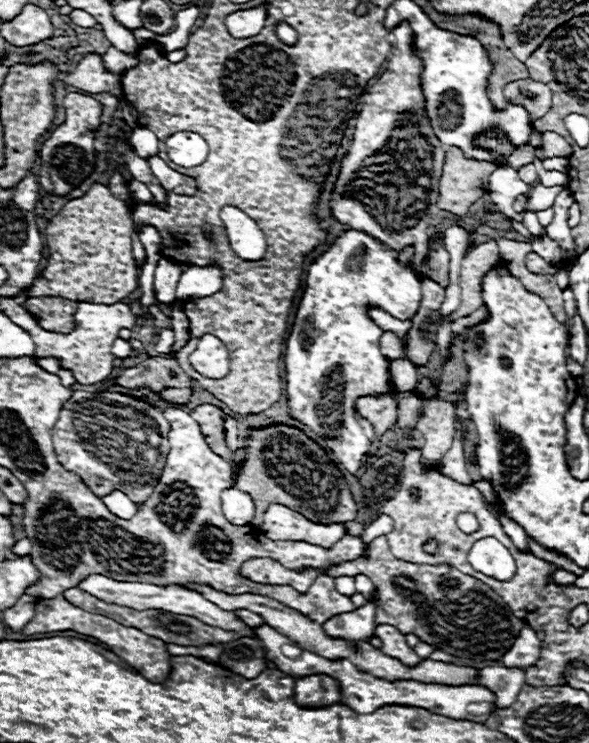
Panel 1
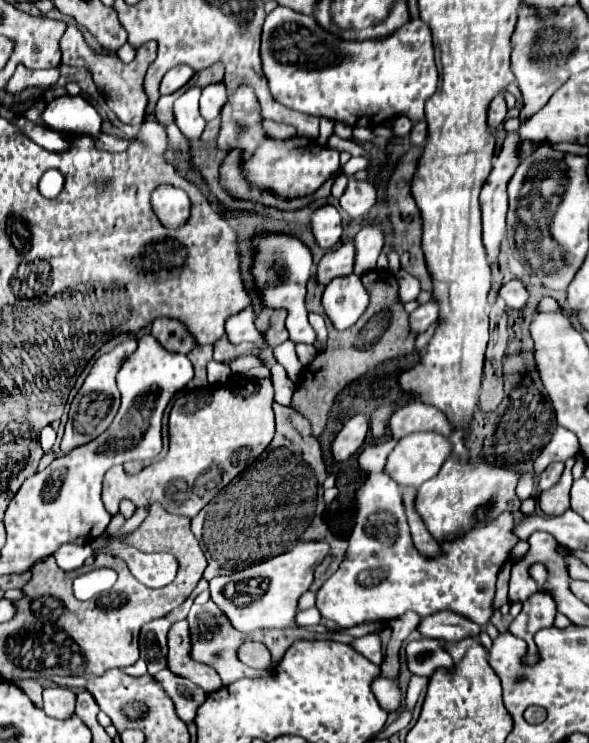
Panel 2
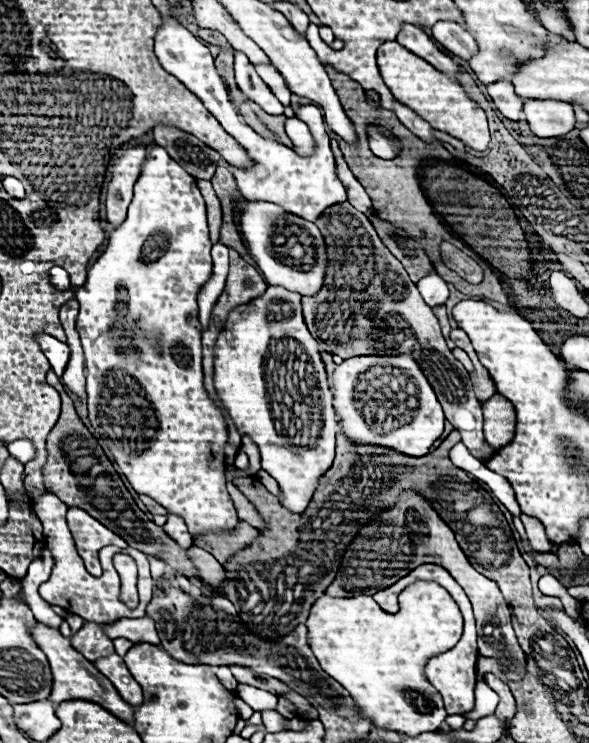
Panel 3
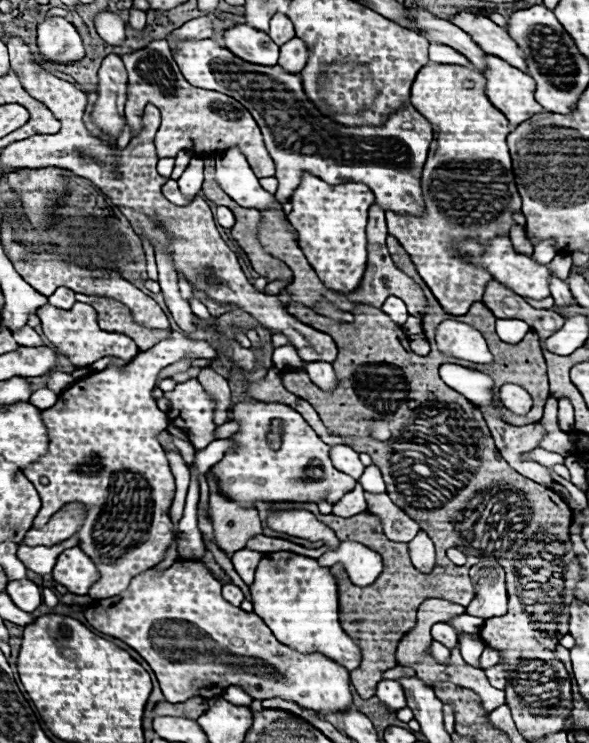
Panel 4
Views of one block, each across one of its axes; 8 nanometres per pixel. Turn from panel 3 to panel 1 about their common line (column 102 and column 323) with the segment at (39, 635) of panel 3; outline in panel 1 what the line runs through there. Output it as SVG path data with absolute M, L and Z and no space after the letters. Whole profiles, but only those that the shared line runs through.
M324 674L298 678L294 688L294 698L300 706L306 706L306 708L332 706L340 702L340 688L332 678L326 678Z

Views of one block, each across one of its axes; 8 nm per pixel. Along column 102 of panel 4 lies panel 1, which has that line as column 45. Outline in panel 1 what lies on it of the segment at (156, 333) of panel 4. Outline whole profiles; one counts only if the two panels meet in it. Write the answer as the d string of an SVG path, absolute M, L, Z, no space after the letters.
M28 298L24 302L24 308L36 316L38 324L44 330L56 330L56 332L68 332L74 326L74 312L76 302L66 298Z

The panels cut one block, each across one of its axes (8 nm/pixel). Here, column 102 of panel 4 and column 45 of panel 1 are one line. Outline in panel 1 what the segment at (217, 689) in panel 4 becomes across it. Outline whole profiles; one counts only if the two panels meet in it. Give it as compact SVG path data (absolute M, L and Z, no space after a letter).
M58 594L56 598L38 598L36 600L36 608L34 608L34 618L22 628L24 634L44 634L44 632L58 632L58 630L74 630L92 638L98 638L100 642L108 644L110 650L120 656L126 664L130 664L132 668L136 668L144 678L148 678L150 682L164 682L172 670L170 666L170 654L166 650L166 642L152 638L140 630L122 626L106 616L98 616L98 614L90 614L74 604L70 604L62 594Z

